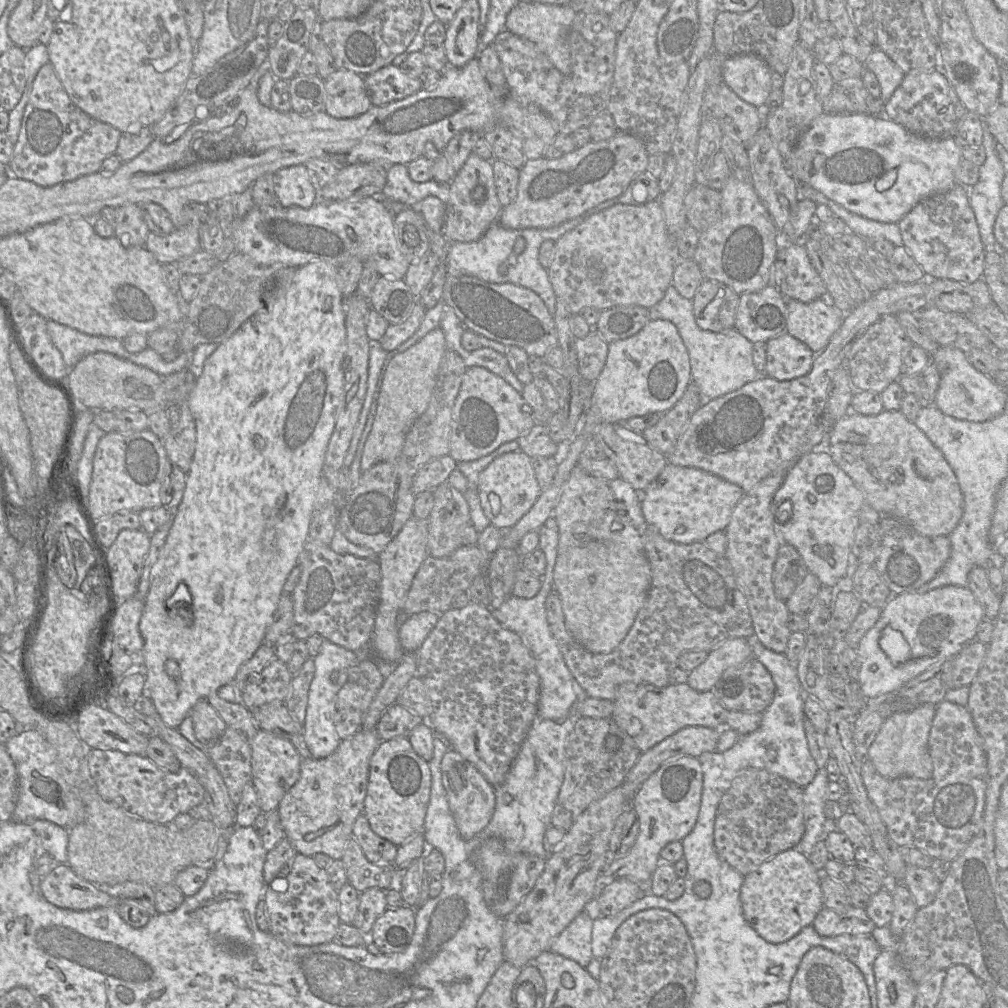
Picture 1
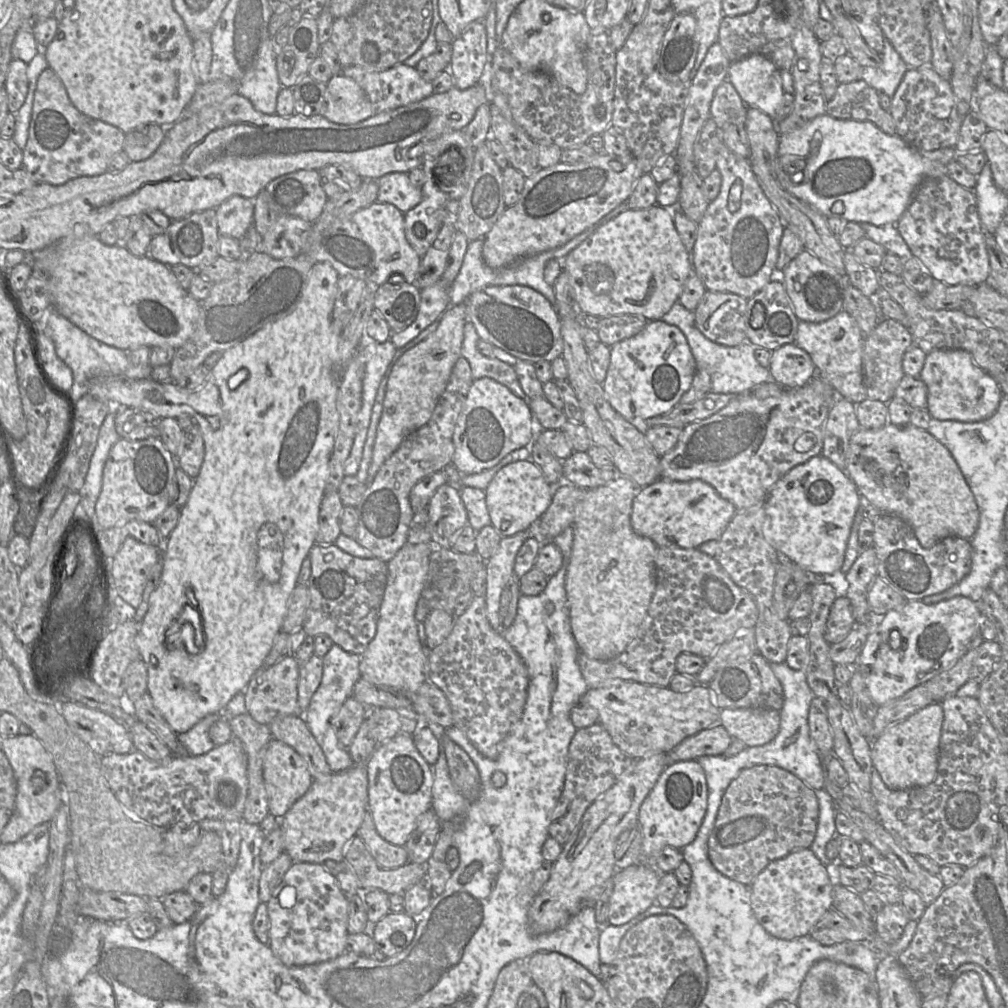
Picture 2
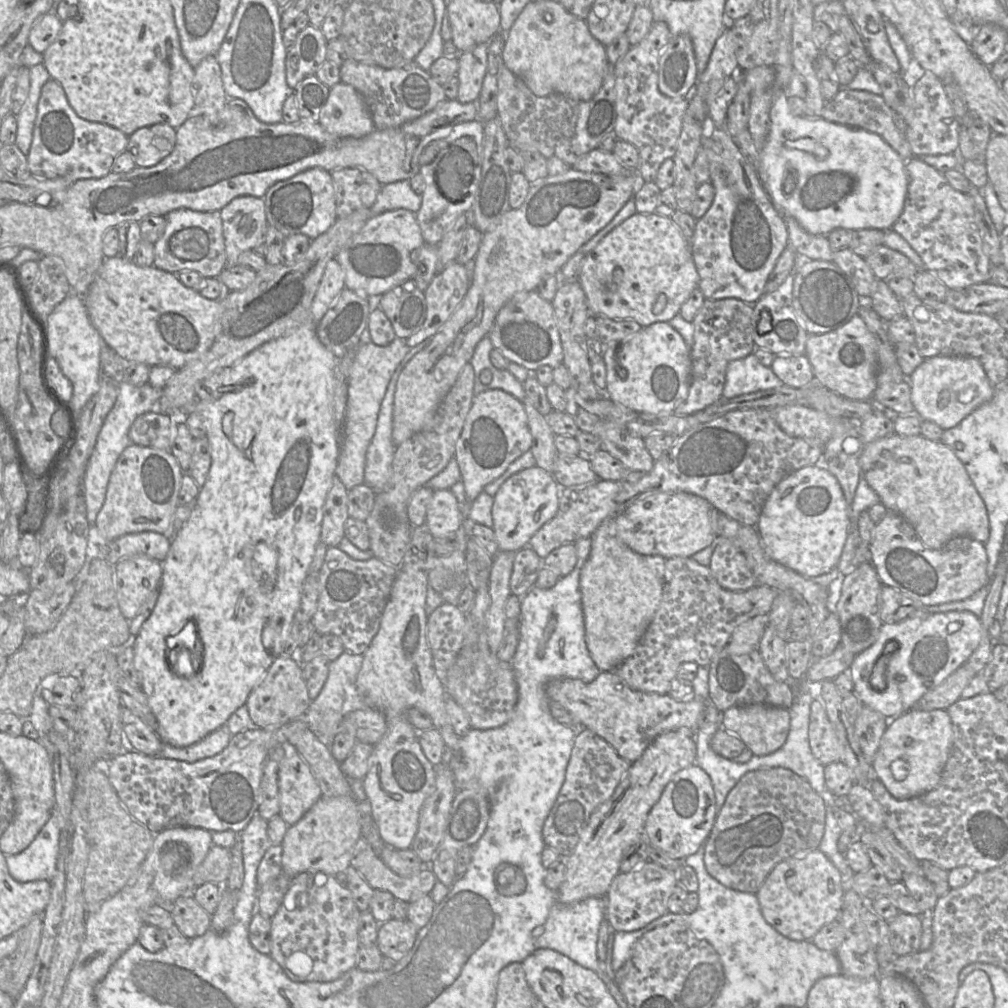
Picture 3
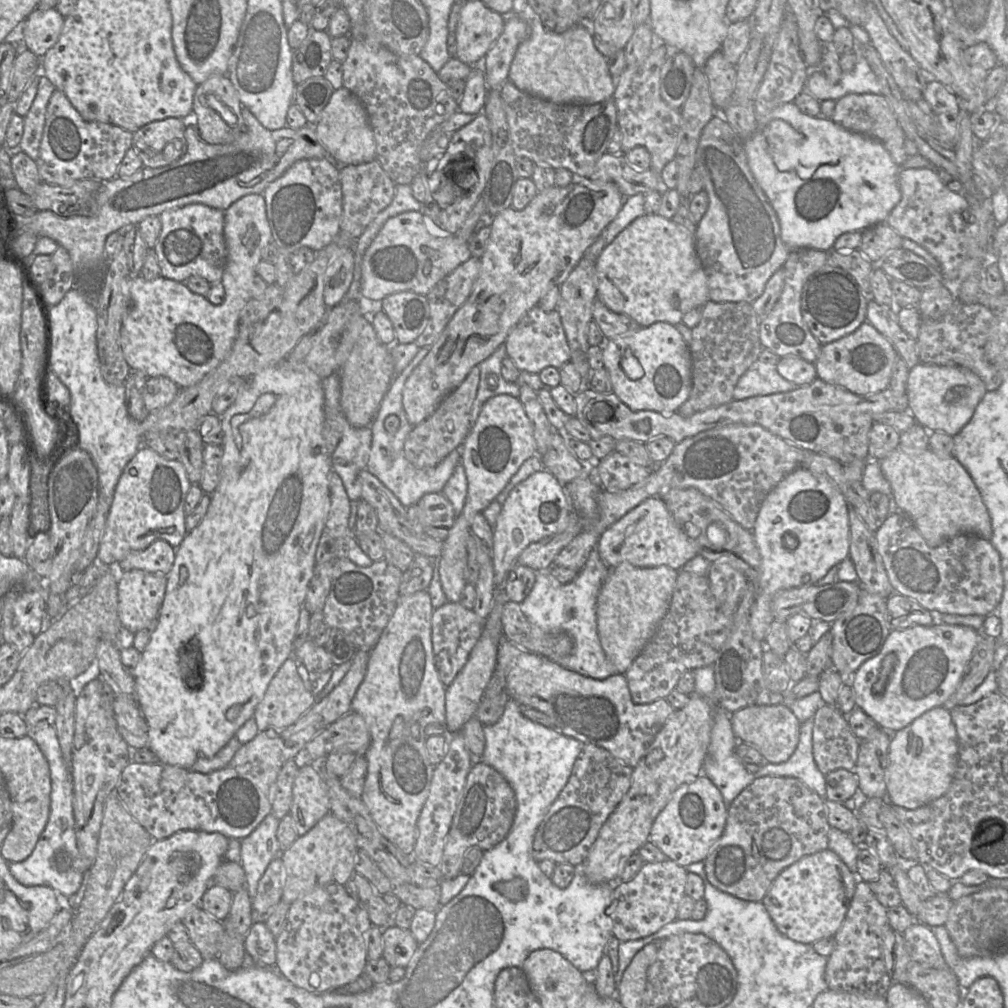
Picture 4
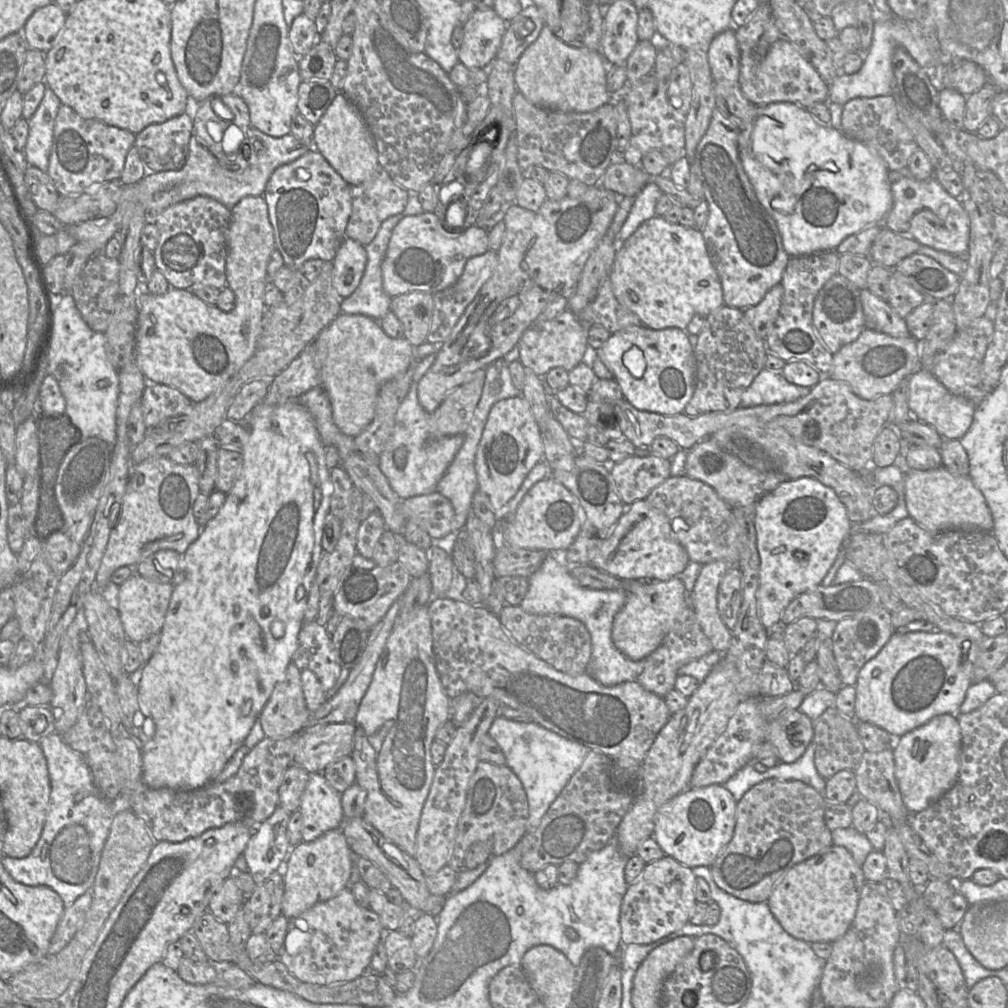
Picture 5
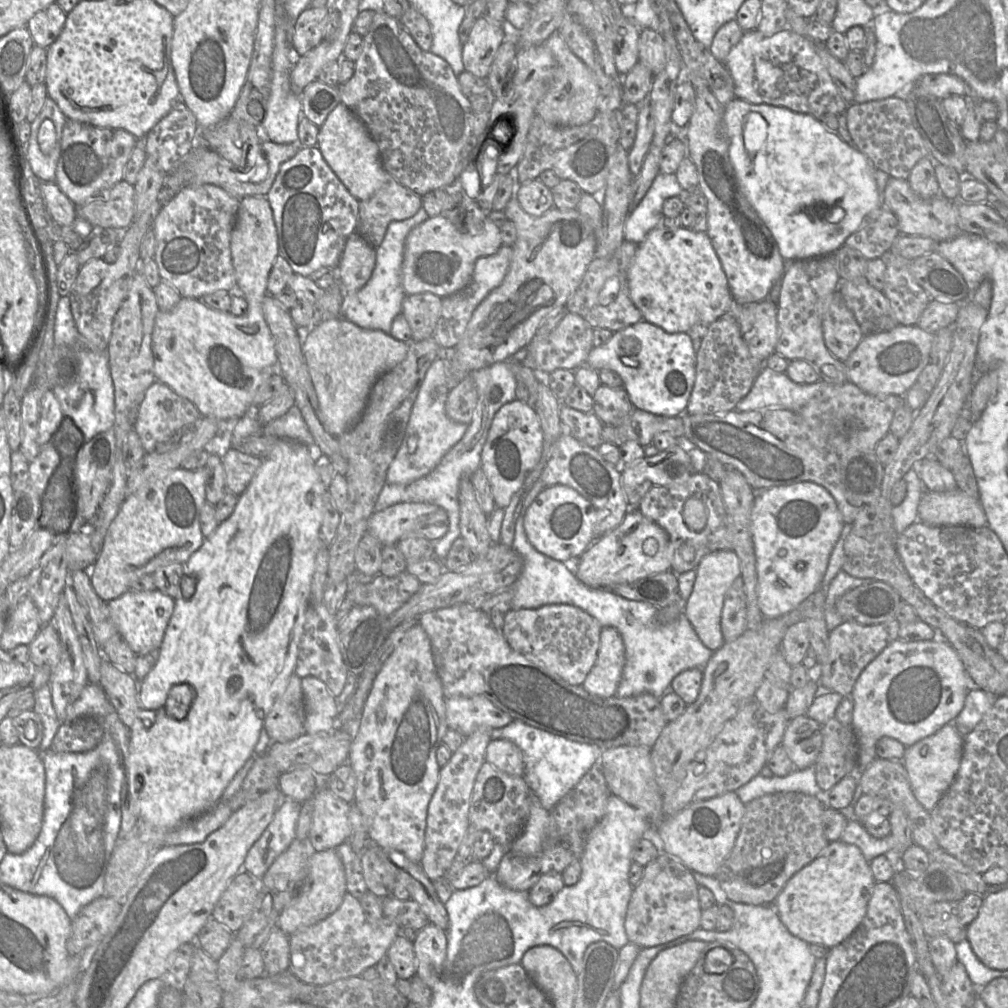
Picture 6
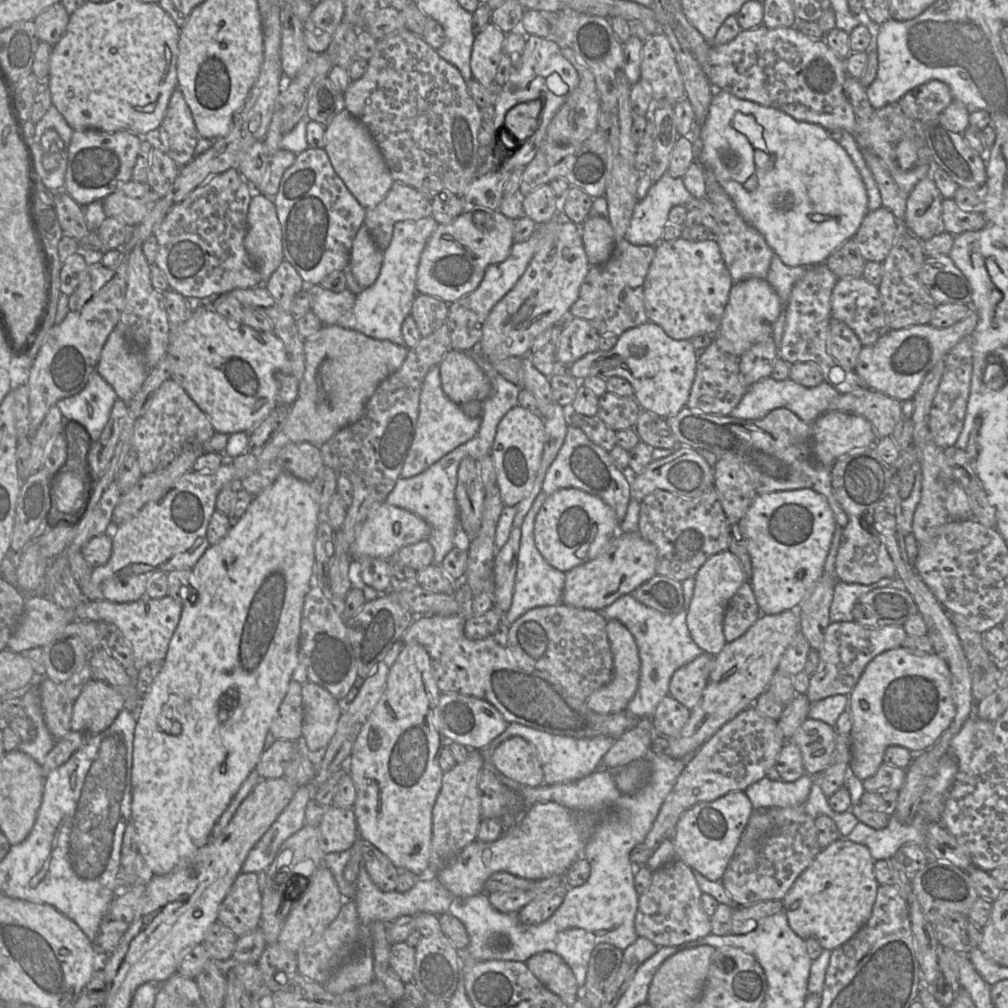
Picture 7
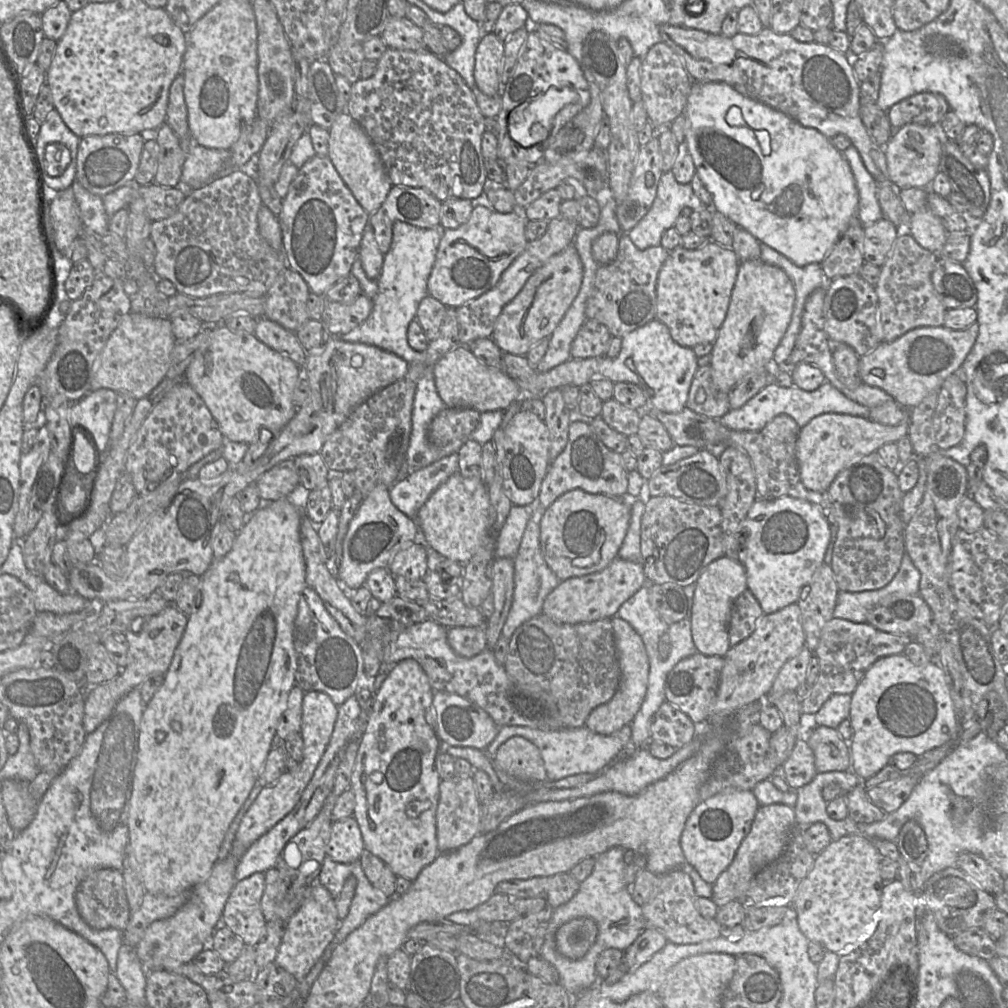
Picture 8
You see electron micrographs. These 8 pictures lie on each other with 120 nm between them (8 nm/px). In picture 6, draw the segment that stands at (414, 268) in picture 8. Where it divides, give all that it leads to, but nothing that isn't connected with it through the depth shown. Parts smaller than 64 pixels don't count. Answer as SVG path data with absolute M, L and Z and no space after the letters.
M421 207L413 217L402 221L392 221L389 224L382 243L376 248L376 264L370 279L356 292L345 293L340 308L340 317L364 329L390 333L394 318L401 314L402 302L406 296L402 286L405 241L410 231L428 218L429 215Z

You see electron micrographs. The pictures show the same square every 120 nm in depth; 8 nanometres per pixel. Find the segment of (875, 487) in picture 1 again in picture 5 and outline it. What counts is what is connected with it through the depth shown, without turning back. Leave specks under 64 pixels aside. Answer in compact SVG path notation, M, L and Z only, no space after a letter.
M944 466L927 471L907 470L905 502L909 517L932 535L948 530L992 533L994 522L983 494L970 476L953 475Z

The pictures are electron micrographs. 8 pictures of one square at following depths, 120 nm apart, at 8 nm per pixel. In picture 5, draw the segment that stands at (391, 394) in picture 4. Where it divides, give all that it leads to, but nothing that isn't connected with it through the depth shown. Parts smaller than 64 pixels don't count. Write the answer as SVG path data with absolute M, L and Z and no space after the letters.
M430 354L413 365L413 381L395 417L395 427L378 459L378 466L392 490L402 499L429 494L436 490L460 449L464 434L443 436L437 431L432 413L426 412L418 401L417 384L436 359Z

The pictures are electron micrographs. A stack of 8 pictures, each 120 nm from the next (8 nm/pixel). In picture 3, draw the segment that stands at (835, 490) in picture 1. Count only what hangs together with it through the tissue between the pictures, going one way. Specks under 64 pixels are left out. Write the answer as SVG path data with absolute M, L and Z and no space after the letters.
M811 465L782 479L764 502L756 529L766 555L812 579L837 567L850 529L850 506L842 488L825 467Z

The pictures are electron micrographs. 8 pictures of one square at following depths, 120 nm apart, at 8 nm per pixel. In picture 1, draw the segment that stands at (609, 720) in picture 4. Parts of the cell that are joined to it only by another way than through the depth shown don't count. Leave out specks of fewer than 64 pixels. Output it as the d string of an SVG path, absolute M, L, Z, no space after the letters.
M623 683L617 688L613 705L611 718L641 752L649 750L684 727L723 729L728 713L714 691L699 692L687 683L668 684L665 687Z

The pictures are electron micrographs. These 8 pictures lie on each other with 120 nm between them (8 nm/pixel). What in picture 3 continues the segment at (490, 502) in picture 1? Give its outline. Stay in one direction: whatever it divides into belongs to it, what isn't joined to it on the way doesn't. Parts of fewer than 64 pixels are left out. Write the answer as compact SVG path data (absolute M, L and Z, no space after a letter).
M537 465L514 473L493 496L493 530L499 550L517 552L527 546L531 537L557 513L559 484L551 473Z

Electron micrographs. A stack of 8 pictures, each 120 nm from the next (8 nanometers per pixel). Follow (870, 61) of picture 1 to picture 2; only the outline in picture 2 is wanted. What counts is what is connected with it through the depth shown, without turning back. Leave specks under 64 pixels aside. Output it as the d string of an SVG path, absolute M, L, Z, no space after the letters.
M885 37L880 55L881 64L878 67L861 66L860 79L875 90L892 97L909 67Z

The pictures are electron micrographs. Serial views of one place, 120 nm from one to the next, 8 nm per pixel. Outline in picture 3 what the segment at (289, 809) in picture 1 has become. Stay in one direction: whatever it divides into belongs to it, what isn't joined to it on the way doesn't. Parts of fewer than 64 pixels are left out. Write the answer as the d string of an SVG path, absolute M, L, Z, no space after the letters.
M322 796L294 825L290 825L282 841L282 872L291 879L303 872L328 875L345 873L350 866L357 841L361 838L360 805L353 796L327 798Z

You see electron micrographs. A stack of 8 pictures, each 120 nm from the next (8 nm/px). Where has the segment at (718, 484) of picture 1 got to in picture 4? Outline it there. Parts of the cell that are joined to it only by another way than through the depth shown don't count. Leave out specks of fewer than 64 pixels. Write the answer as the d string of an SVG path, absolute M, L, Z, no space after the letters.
M660 496L645 499L609 526L600 534L597 548L608 568L628 562L640 568L666 565L679 571L698 554L698 544L676 523Z

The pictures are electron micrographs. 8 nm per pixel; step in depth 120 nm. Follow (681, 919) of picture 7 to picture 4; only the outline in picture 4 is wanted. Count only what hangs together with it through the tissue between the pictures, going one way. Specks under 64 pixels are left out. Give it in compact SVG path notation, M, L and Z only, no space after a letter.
M670 859L662 862L646 862L629 881L614 883L614 902L610 906L613 935L620 942L650 936L677 918L678 906L686 895L687 870Z

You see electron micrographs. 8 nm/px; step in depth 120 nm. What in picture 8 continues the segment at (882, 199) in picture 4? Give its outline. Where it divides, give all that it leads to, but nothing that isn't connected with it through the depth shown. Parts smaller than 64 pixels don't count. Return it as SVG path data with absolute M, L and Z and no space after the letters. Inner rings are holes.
M694 81L691 86L684 115L686 117L685 140L693 158L696 172L712 197L714 210L725 215L737 226L744 228L760 243L770 246L787 257L795 265L803 267L812 263L821 264L828 252L847 229L852 219L857 216L859 202L859 194L850 165L843 153L834 147L831 139L827 138L814 128L802 126L781 111L744 96L725 82ZM761 129L768 131L770 136L771 152L768 156L763 155L760 143L756 136Z

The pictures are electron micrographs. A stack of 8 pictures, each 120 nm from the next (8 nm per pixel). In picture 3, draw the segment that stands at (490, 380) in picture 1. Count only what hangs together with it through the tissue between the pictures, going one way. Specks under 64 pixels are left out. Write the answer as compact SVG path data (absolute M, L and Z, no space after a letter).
M501 389L486 390L473 397L471 408L465 419L461 434L456 442L456 449L455 449L455 456L454 456L459 465L459 469L461 472L461 480L463 481L464 487L465 487L466 504L462 506L464 508L464 521L465 521L465 506L472 503L477 498L477 496L482 491L484 491L484 487L487 484L489 484L490 482L497 479L500 475L502 475L504 473L504 471L507 469L507 467L514 460L516 460L518 457L520 457L526 451L530 450L531 445L532 445L532 436L531 436L529 426L528 426L528 417L527 417L524 405L519 399L515 398L513 395L511 395L508 392L505 392L504 390L501 390Z

